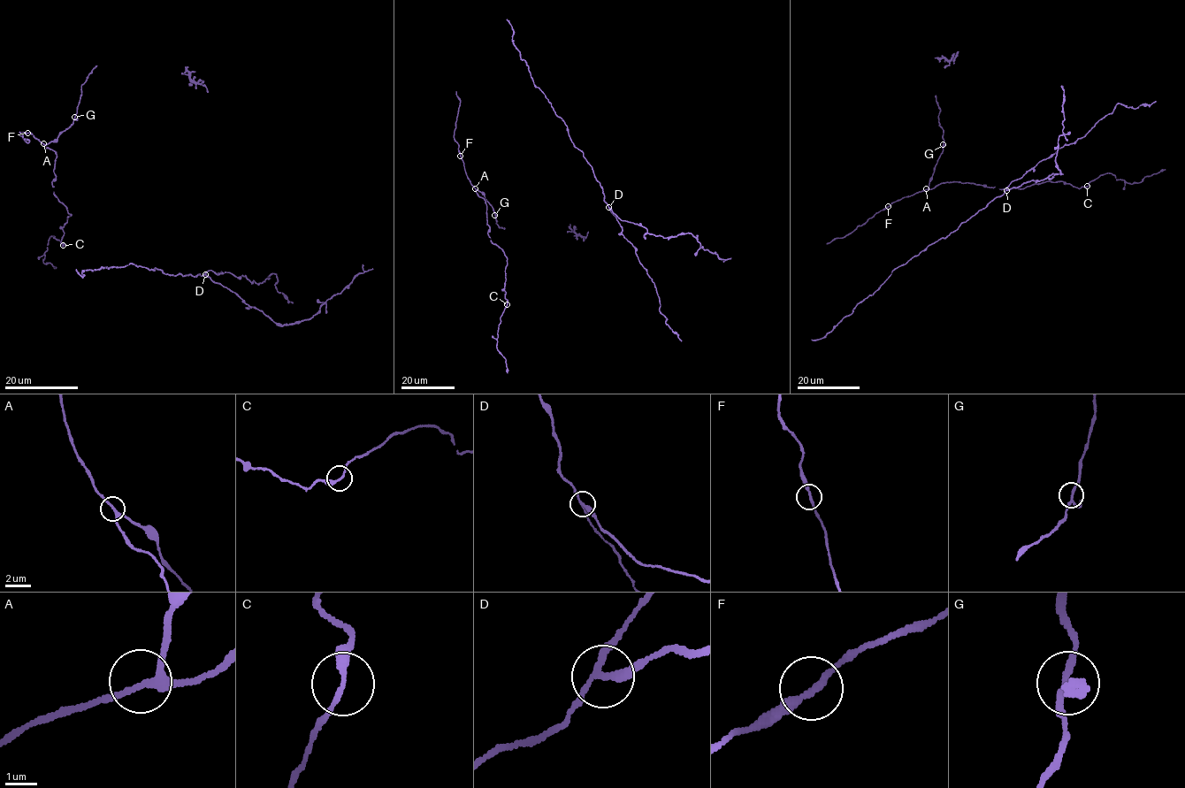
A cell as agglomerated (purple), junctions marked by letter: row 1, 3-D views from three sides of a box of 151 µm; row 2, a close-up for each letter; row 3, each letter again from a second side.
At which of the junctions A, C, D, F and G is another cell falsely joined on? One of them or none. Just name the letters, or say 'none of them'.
D

